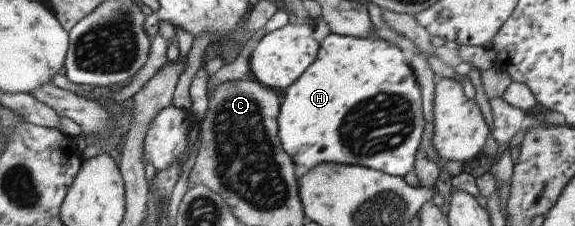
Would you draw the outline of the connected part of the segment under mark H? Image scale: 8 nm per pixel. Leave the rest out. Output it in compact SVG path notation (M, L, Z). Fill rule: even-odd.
M330 32L318 42L313 62L285 88L276 123L281 146L294 164L306 169L321 163L363 165L391 176L403 177L413 169L421 140L424 125L421 93L411 65L393 42Z

